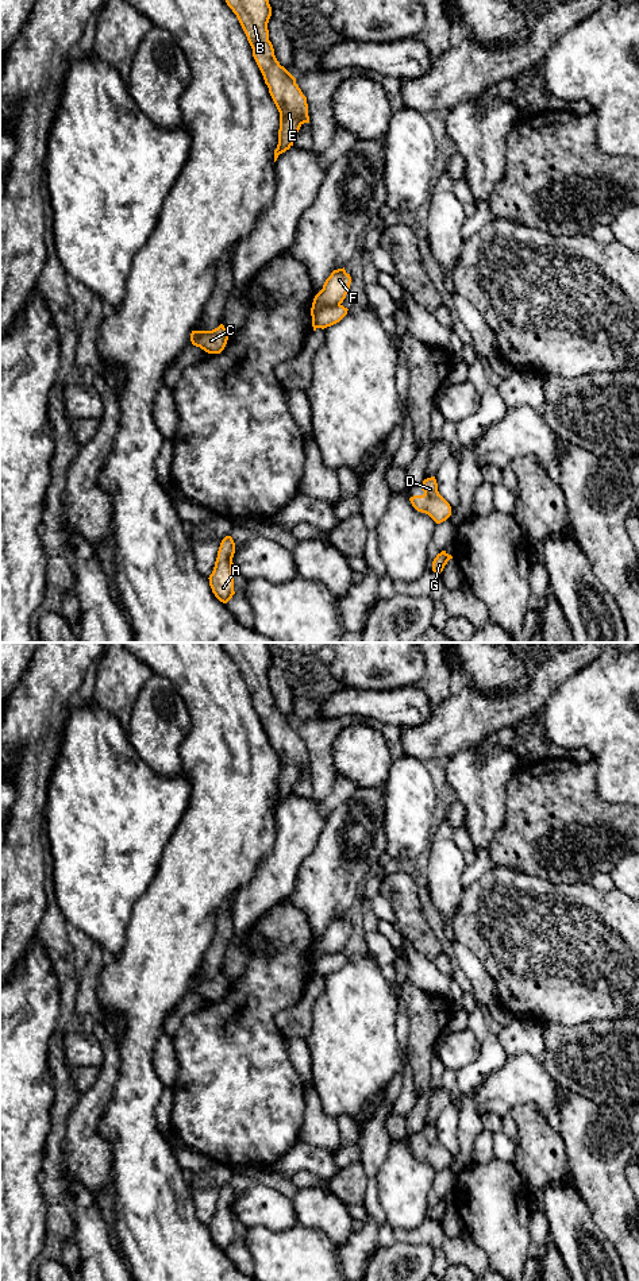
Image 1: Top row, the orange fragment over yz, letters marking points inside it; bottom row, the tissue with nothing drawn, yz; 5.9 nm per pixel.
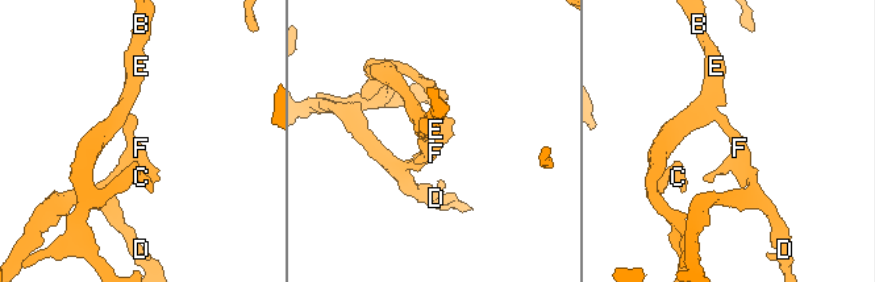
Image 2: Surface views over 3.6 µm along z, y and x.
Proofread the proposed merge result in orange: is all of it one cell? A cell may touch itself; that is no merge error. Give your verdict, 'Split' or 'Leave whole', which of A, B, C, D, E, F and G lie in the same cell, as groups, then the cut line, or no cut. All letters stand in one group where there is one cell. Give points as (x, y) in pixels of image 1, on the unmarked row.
Split. Groups: A B C E F / D G. Split along yz (339, 952), (327, 952), (315, 967), (316, 975)

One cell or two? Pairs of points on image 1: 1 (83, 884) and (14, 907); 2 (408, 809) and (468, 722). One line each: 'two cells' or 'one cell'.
1: two cells
2: two cells

